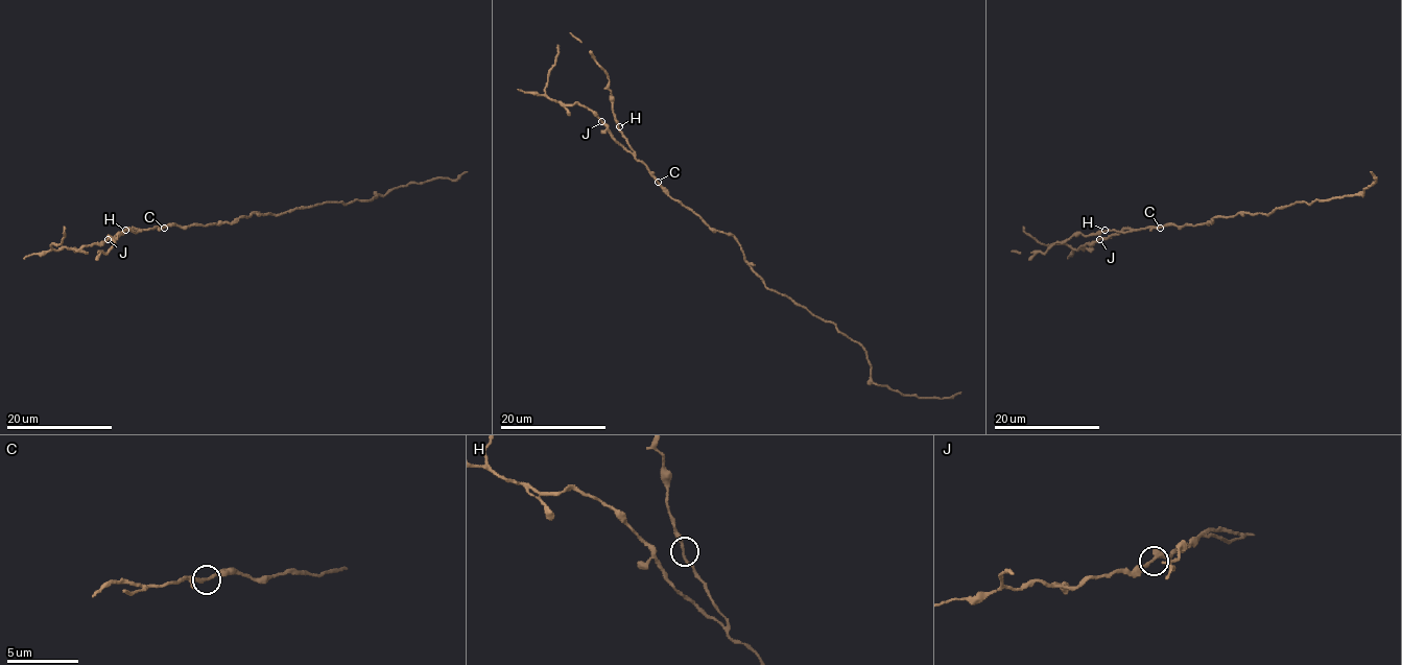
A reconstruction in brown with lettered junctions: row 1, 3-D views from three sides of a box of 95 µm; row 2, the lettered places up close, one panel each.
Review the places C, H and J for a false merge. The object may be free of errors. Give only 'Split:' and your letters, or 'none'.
Split: none

